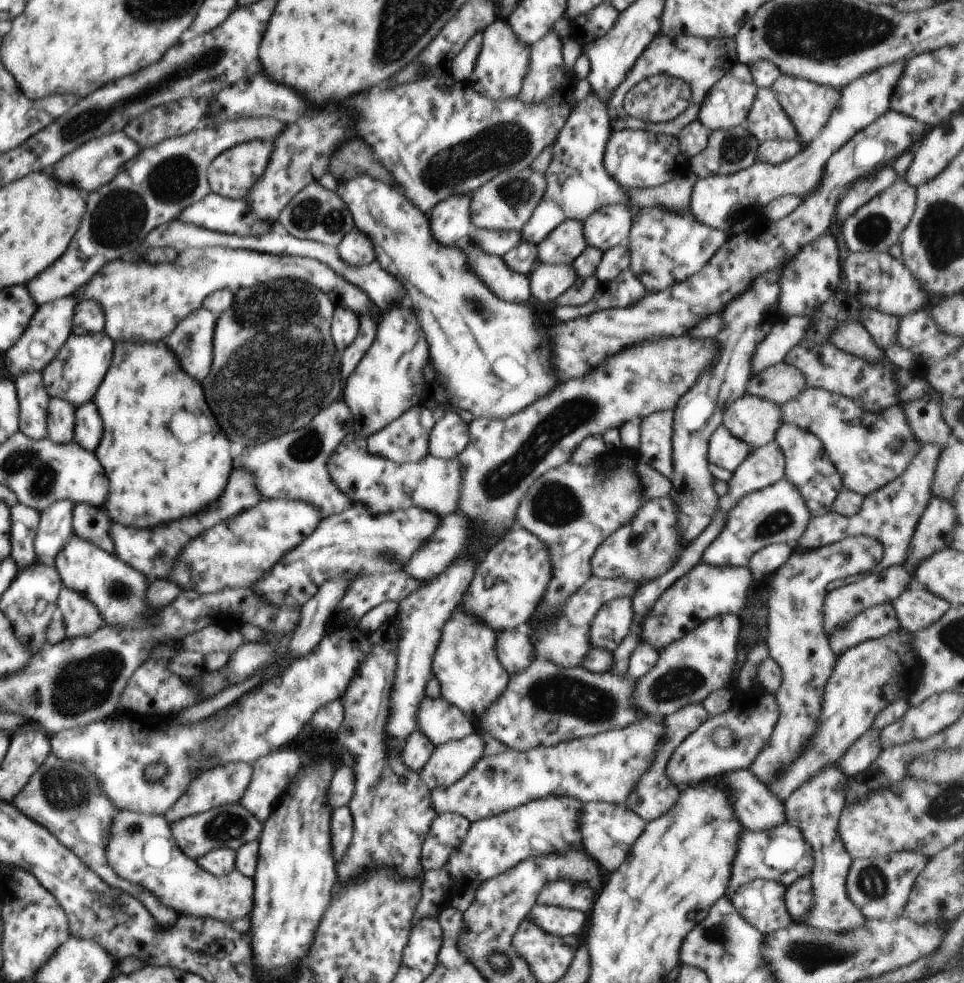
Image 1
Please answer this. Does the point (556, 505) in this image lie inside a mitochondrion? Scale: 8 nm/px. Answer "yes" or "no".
yes

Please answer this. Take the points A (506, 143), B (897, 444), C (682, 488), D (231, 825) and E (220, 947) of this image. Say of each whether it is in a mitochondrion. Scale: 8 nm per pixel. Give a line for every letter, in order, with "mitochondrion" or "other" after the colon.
A: mitochondrion
B: mitochondrion
C: other
D: mitochondrion
E: other

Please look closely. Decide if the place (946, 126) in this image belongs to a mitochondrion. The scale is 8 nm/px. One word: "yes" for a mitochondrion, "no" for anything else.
no

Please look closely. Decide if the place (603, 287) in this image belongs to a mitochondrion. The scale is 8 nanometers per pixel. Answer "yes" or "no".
no

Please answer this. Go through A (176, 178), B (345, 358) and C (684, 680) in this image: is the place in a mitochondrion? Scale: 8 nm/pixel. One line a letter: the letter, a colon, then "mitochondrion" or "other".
A: mitochondrion
B: other
C: mitochondrion

